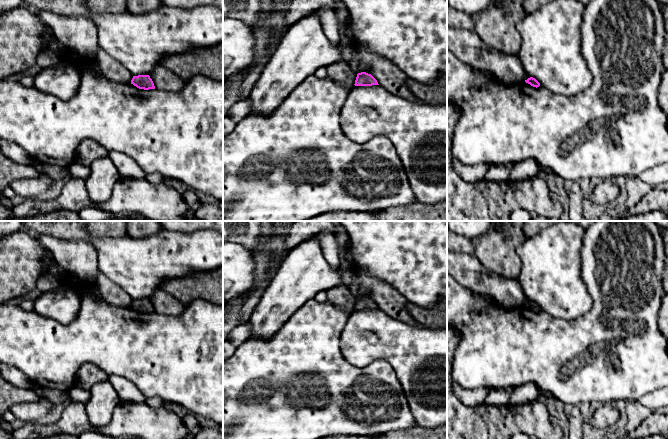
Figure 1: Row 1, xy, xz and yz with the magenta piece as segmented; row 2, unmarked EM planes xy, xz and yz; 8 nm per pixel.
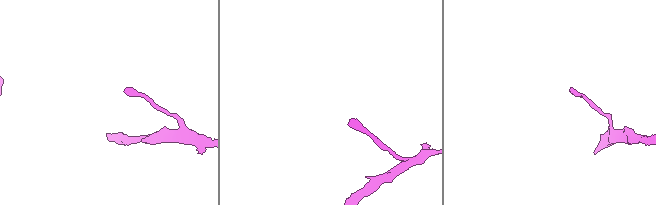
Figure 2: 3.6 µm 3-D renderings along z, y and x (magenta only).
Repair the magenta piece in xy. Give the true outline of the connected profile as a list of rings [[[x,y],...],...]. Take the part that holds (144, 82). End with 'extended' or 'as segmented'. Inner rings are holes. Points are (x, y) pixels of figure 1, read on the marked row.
[[[149,75],[133,76],[131,84],[139,89],[149,90],[155,89],[154,83]]]; as segmented

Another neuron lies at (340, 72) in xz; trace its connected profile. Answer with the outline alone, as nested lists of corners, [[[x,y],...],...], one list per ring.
[[[343,60],[334,63],[327,68],[327,77],[338,84],[353,87],[357,74]]]

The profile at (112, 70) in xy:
[[[98,47],[96,59],[102,74],[107,80],[122,84],[131,83],[133,78],[132,74],[130,74],[118,61],[105,53],[100,47]]]

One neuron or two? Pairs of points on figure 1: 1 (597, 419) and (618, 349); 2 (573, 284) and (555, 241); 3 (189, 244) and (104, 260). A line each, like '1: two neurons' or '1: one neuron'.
1: two neurons
2: one neuron
3: one neuron

